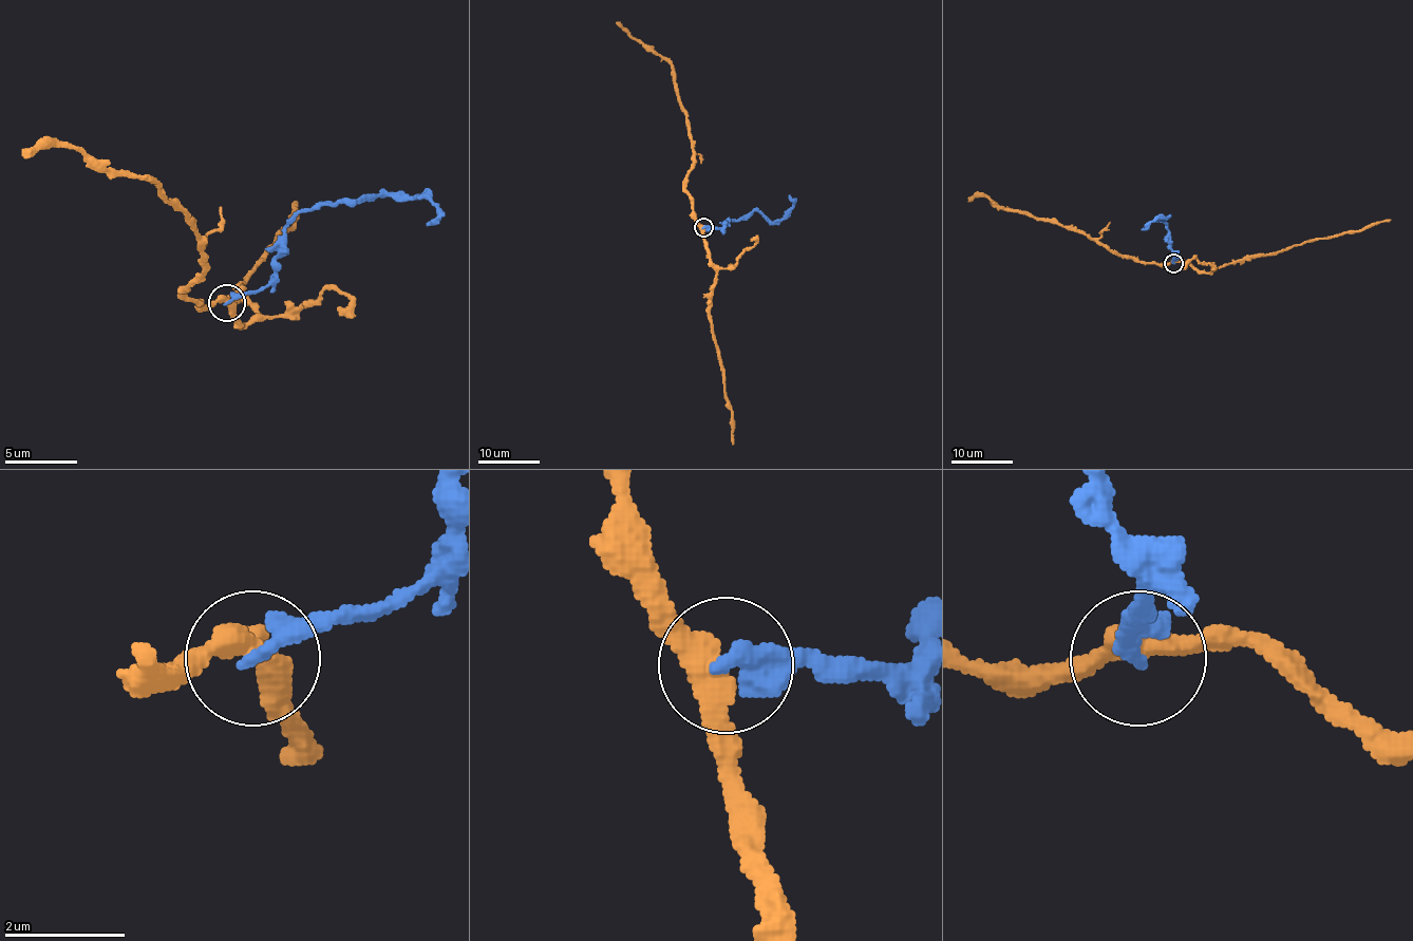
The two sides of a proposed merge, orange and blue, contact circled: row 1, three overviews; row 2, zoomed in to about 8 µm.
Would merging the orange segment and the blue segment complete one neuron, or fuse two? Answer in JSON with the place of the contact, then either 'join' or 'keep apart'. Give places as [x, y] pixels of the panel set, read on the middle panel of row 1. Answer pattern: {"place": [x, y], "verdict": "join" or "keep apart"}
{"place": [703, 227], "verdict": "keep apart"}

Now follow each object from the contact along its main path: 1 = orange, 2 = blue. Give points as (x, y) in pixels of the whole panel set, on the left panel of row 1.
1: (226, 300), (186, 293), (201, 278), (201, 239), (156, 184), (110, 176), (70, 148), (37, 148), (26, 158)
2: (226, 303), (269, 282), (284, 252), (284, 231), (309, 209), (403, 194), (436, 206), (436, 217), (425, 224)

